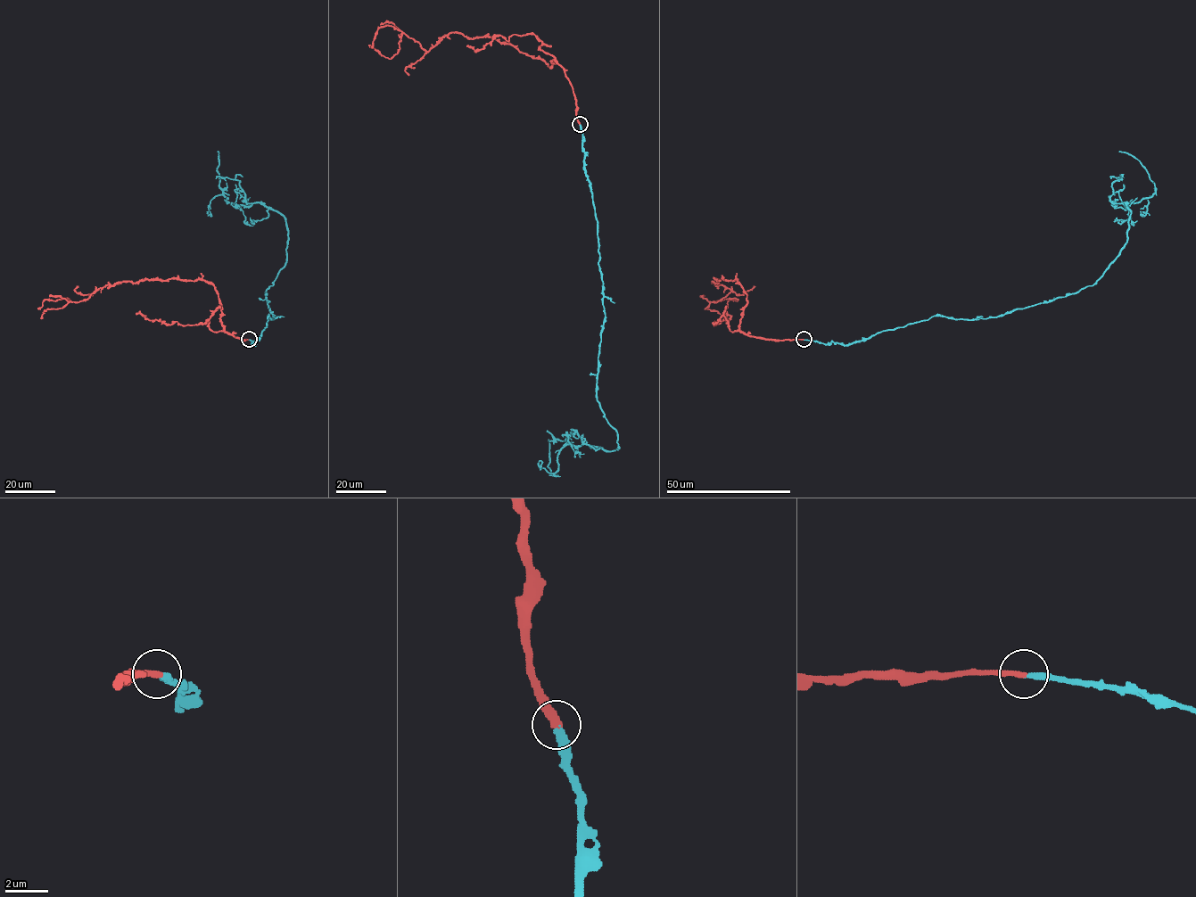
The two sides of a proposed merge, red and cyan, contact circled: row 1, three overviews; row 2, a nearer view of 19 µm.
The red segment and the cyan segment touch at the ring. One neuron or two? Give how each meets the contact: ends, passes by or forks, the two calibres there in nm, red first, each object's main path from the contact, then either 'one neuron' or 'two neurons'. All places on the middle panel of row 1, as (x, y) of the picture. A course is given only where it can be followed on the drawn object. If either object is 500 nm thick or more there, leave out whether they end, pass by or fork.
red ends | cyan ends | 360/320 nm | red via (580, 124), (556, 61), (449, 32), (428, 51), (403, 33), (390, 59), (368, 45) | cyan via (580, 124), (603, 289), (597, 399), (619, 448), (565, 445), (550, 475), (548, 439) | one neuron

